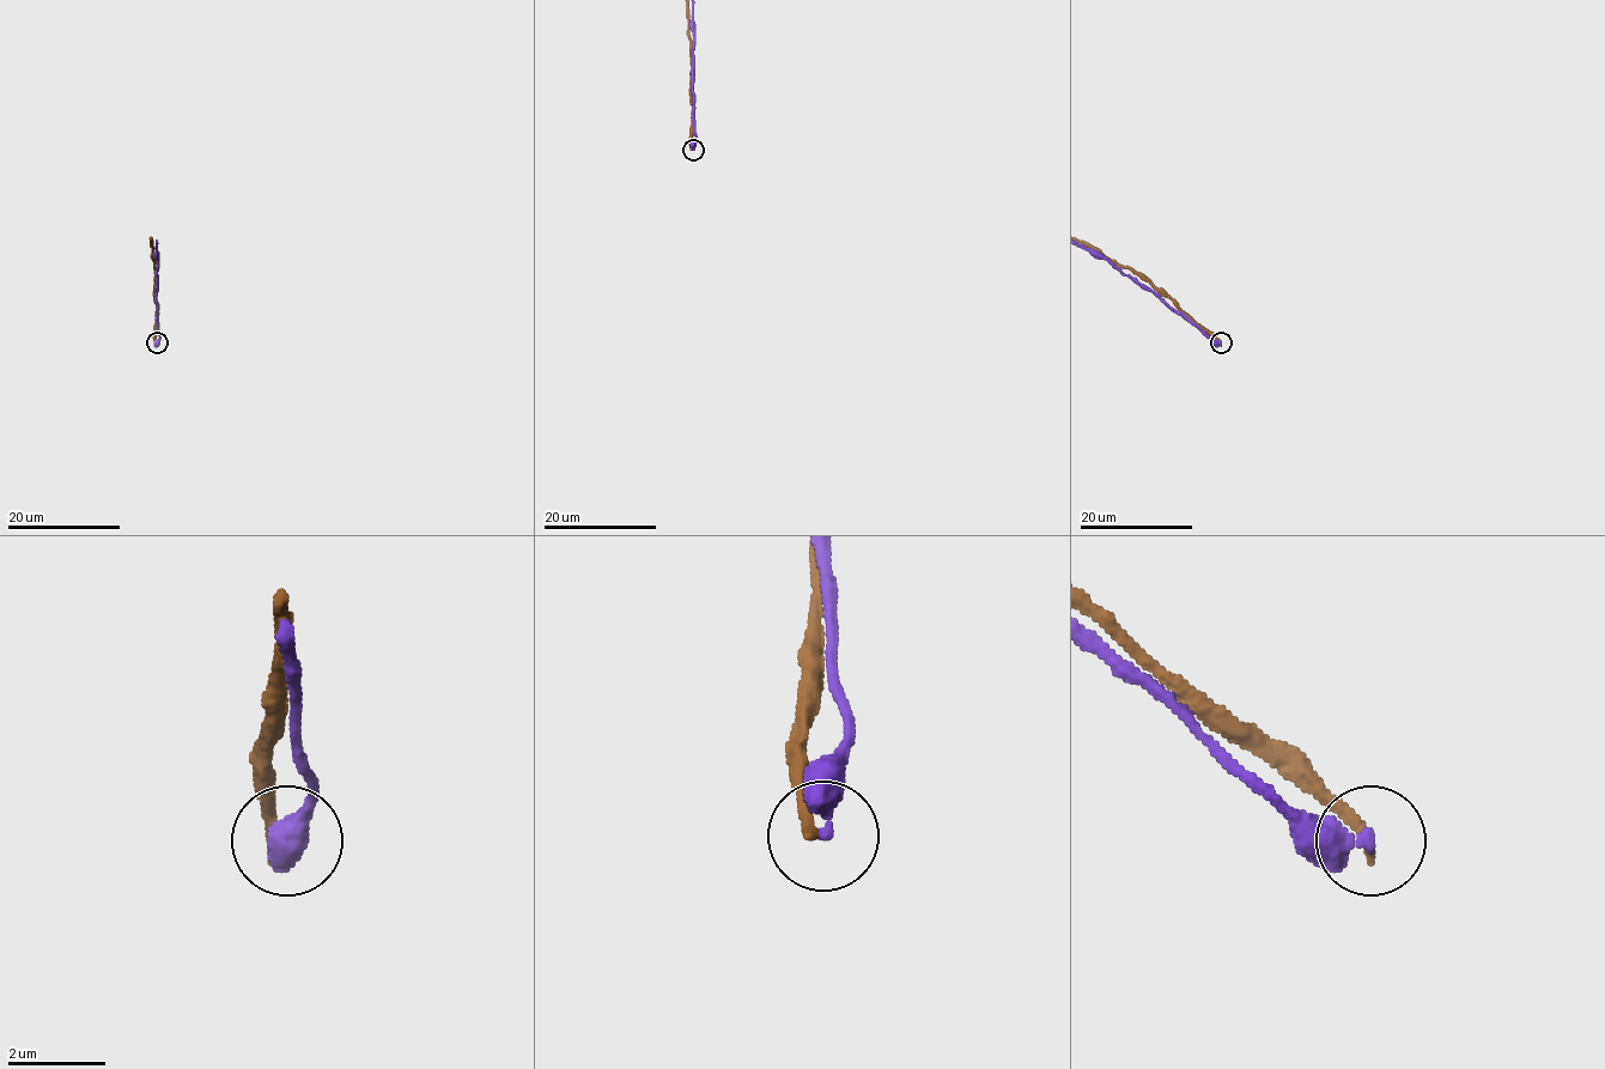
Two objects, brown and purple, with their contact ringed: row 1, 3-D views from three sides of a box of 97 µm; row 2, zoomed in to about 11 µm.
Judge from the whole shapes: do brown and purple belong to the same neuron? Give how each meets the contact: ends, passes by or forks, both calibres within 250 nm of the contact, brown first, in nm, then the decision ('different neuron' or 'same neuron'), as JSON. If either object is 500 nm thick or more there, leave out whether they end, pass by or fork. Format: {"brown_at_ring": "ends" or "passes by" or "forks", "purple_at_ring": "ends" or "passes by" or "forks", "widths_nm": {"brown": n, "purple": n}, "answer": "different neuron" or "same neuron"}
{"brown_at_ring": "ends", "purple_at_ring": "ends", "widths_nm": {"brown": 280, "purple": 400}, "answer": "different neuron"}

